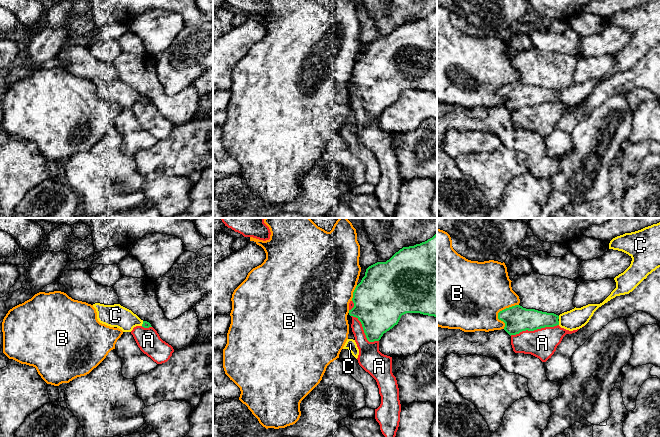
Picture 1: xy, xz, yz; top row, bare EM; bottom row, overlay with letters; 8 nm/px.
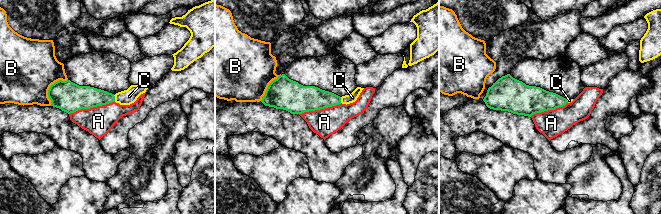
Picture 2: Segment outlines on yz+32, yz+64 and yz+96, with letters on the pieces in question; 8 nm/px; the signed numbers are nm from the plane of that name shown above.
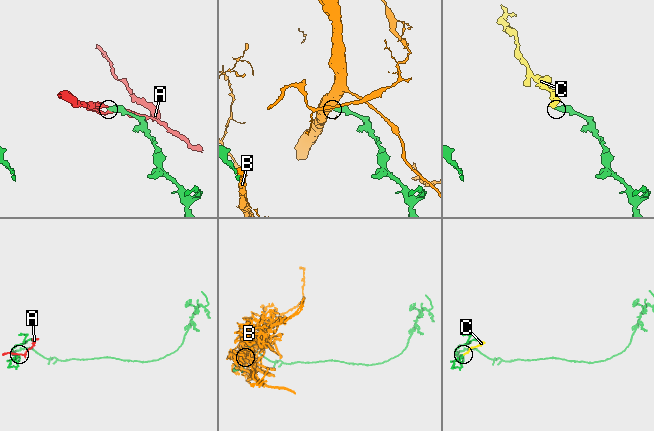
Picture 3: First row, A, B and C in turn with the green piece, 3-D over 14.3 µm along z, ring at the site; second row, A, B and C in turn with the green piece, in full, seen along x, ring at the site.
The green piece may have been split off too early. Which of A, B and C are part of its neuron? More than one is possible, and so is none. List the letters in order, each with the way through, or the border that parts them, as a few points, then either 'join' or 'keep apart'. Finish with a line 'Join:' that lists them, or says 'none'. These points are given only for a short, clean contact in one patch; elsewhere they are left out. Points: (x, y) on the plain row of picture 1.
A: keep apart
B: keep apart
C: way yz (528, 95), (549, 95), (558, 99), (576, 94); join
Join: C

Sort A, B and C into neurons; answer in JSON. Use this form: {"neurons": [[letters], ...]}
{"neurons": [["A"], ["B"], ["C"]]}

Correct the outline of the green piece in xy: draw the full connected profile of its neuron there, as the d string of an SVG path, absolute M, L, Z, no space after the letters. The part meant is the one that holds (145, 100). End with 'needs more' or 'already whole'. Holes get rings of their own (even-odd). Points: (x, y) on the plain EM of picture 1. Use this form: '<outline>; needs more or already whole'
M95 79L93 83L96 85L97 95L100 99L110 103L117 103L123 108L131 108L136 102L152 103L149 98L141 96L131 86L120 80L104 81Z; needs more

